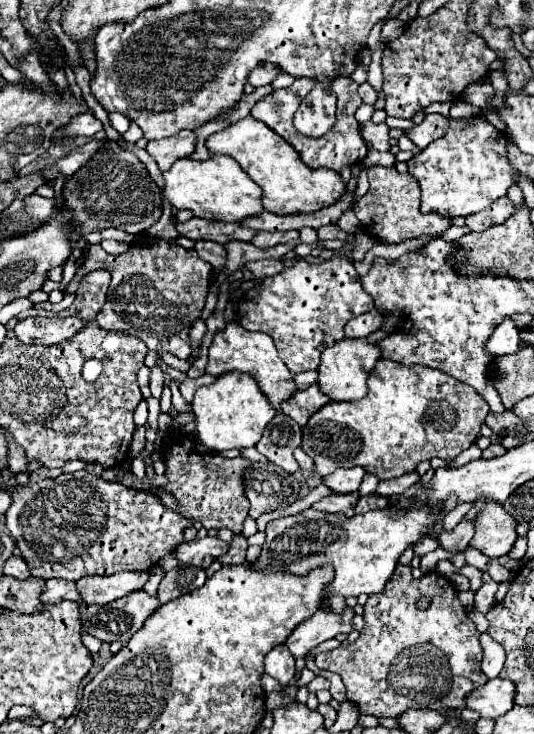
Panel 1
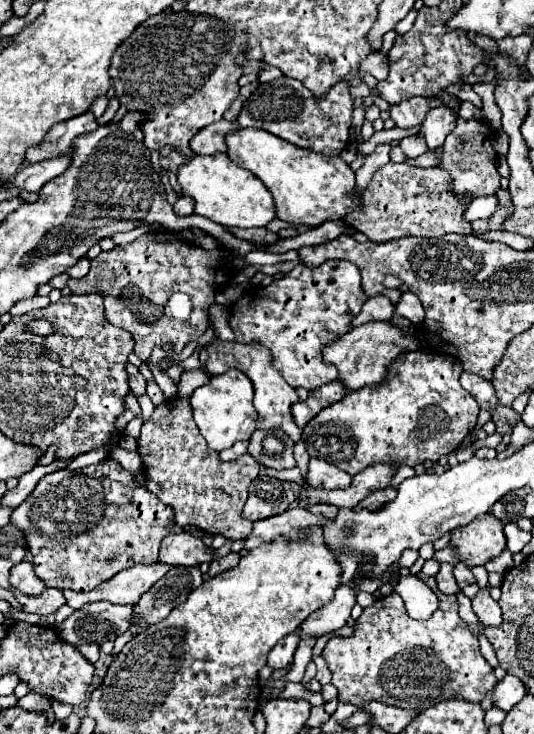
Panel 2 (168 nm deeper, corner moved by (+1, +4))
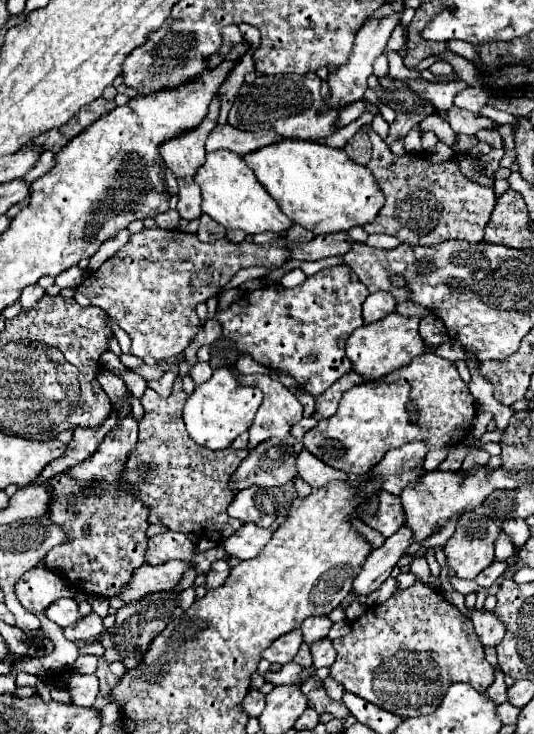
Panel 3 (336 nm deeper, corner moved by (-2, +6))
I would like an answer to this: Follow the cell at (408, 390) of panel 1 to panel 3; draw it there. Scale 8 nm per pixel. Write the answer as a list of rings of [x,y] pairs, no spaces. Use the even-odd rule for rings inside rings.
[[[428,314],[420,320],[419,333],[429,352],[420,354],[412,364],[398,368],[384,380],[366,382],[344,392],[334,416],[318,422],[316,428],[304,434],[304,448],[332,468],[352,476],[364,476],[382,456],[406,442],[422,440],[430,450],[456,446],[470,434],[470,424],[476,414],[476,404],[468,392],[468,384],[460,378],[450,360],[432,351],[450,340],[442,320]]]

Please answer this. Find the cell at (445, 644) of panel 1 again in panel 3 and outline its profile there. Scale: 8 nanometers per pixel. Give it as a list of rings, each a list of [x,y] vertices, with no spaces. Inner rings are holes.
[[[420,580],[408,590],[394,592],[384,604],[368,608],[352,622],[352,630],[346,636],[334,640],[334,648],[338,656],[330,668],[330,676],[348,692],[400,718],[432,714],[440,706],[446,690],[456,682],[466,682],[478,692],[484,692],[494,682],[494,670],[484,658],[484,648],[474,634],[472,620],[448,604],[438,590],[432,590]]]

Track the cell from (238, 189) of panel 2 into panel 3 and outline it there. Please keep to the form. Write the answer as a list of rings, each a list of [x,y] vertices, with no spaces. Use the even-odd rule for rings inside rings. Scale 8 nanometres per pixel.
[[[228,150],[206,154],[206,162],[196,172],[196,184],[202,188],[202,212],[222,224],[226,230],[238,228],[250,236],[260,232],[282,234],[294,224],[280,212],[276,200],[264,190],[254,172],[238,154],[232,154]]]

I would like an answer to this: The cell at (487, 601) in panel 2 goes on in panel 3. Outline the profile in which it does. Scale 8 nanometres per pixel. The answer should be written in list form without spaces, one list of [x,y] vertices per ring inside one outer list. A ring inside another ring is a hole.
[[[470,610],[470,620],[472,620],[474,632],[476,632],[476,636],[478,636],[478,640],[480,640],[480,644],[484,648],[488,648],[488,646],[494,648],[494,646],[498,646],[502,642],[506,628],[494,616],[494,612],[488,612],[488,610],[484,610],[484,612]]]

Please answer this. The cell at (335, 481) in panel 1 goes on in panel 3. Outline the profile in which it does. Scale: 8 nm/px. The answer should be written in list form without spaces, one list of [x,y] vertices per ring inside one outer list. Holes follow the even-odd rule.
[[[302,450],[296,458],[296,468],[298,474],[304,482],[308,482],[312,488],[320,488],[330,480],[346,480],[346,472],[340,472],[328,464],[324,464],[322,460],[318,460],[314,454],[310,454],[308,450]]]

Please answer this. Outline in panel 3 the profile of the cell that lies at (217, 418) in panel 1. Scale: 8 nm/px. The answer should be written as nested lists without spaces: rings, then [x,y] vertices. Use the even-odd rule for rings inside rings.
[[[216,368],[212,378],[198,384],[184,404],[184,424],[194,442],[210,450],[222,450],[232,444],[232,440],[246,432],[256,416],[256,408],[262,402],[262,392],[258,388],[246,388],[238,382],[232,368]]]

